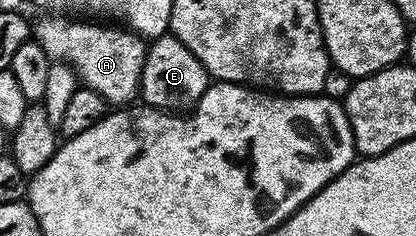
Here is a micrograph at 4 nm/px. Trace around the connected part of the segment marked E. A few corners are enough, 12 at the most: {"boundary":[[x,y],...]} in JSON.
{"boundary":[[173,35],[150,42],[142,104],[186,114],[207,68]]}

